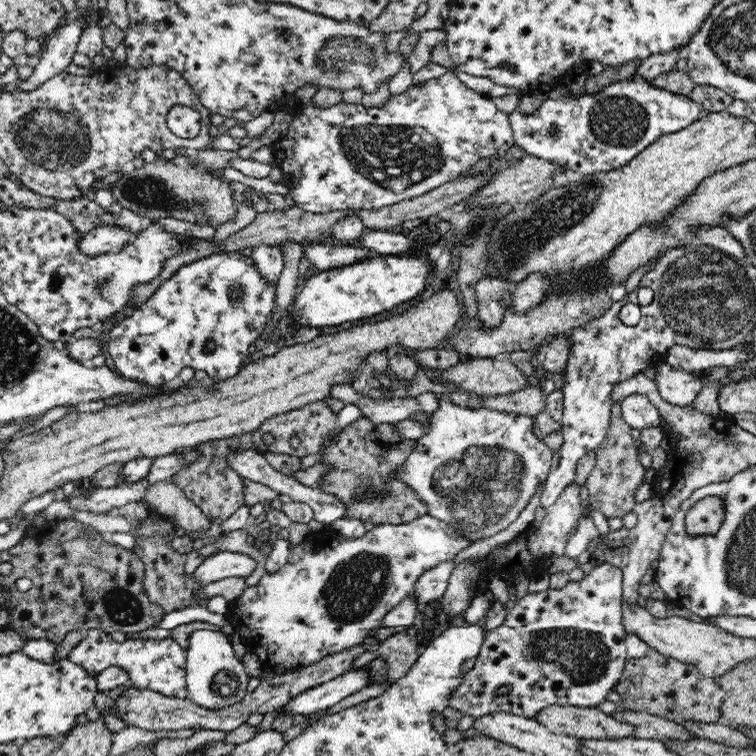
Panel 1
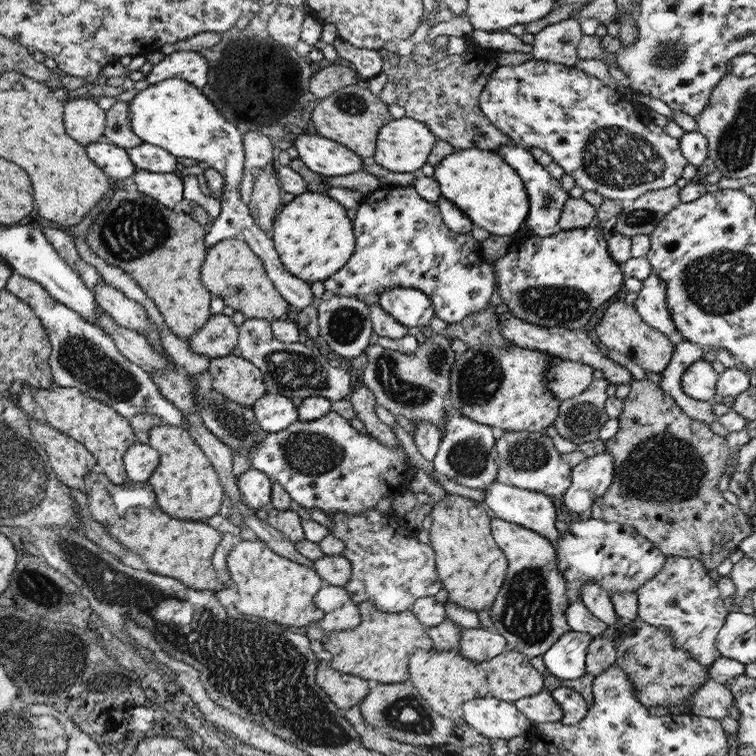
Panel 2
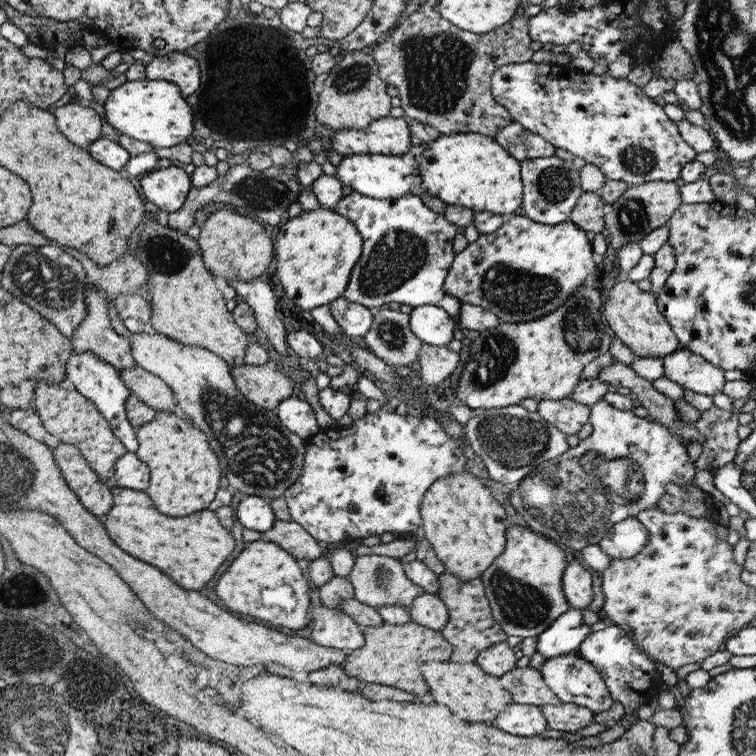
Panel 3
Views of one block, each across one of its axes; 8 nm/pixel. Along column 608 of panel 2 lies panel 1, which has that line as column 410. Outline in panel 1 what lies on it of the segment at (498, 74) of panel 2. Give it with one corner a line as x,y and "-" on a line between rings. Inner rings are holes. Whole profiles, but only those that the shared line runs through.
450,71
435,79
427,80
420,86
408,88
400,96
391,96
390,100
382,107
365,108
362,104
347,106
341,103
332,106
332,108
314,108
314,106
309,104
293,111
296,113
296,117
290,124
290,132
282,140
276,141
271,145
272,153
274,153
275,160
283,171
284,184
289,189
290,197
294,200
295,205
302,210
315,212
316,214
324,214
332,212
332,210
344,210
344,208
382,208
382,206
390,206
390,204
396,204
396,202
401,200
426,194
429,190
434,190
434,188
438,188
442,184
460,178
466,171
469,172
472,167
480,164
480,162
484,162
484,160
491,161
504,156
506,152
515,146
509,116
504,112
499,112
491,99
464,85

